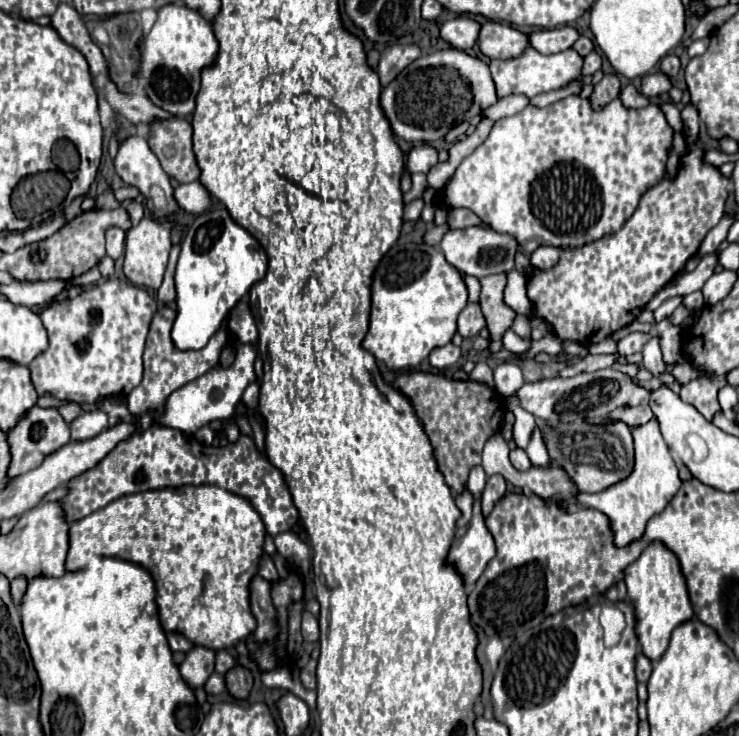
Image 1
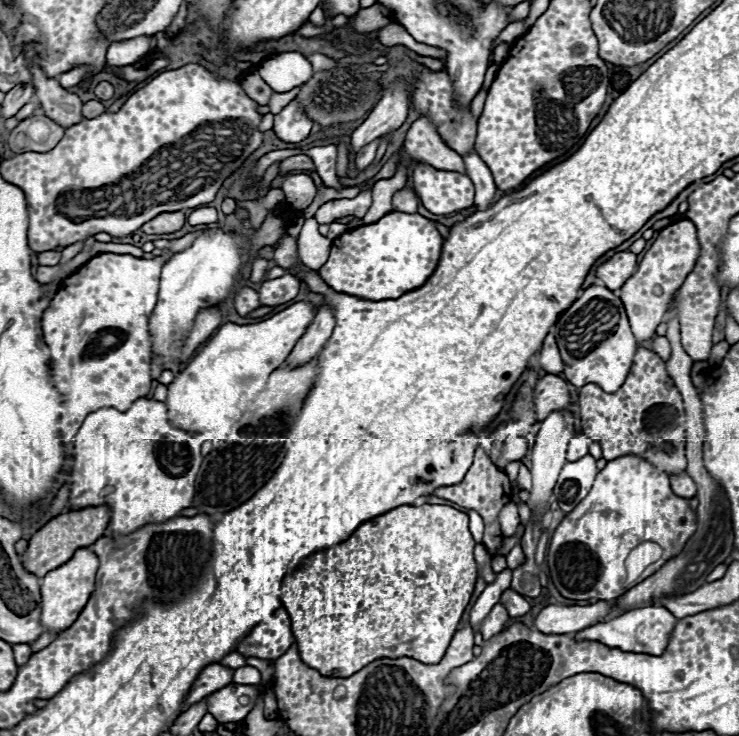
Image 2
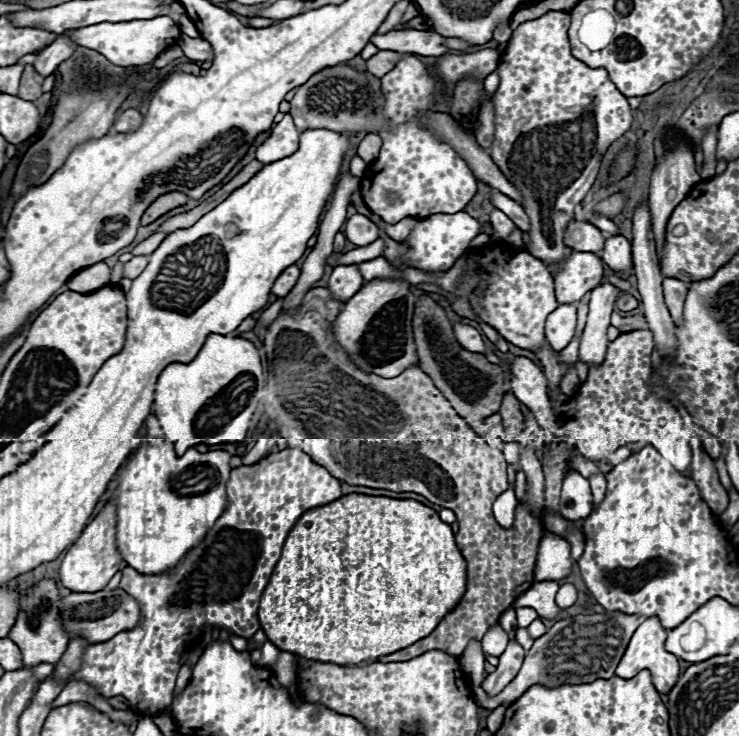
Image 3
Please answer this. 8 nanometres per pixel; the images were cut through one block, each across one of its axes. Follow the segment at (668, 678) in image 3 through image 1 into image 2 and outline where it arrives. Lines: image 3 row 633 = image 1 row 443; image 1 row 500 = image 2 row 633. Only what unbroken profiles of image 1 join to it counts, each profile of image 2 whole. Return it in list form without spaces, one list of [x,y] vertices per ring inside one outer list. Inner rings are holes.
[[[644,606],[644,608],[632,608],[632,610],[624,612],[622,616],[608,620],[608,622],[600,622],[596,626],[590,626],[588,630],[580,630],[576,634],[576,638],[604,642],[606,646],[620,648],[622,652],[642,652],[642,654],[660,656],[668,644],[674,624],[676,624],[676,618],[664,606]]]

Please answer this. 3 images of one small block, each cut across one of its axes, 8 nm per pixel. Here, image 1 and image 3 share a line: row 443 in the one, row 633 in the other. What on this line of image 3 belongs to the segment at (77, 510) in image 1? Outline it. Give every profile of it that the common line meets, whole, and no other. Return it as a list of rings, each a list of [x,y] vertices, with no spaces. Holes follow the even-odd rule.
[[[300,448],[282,450],[266,456],[258,464],[234,468],[226,490],[230,500],[228,510],[216,520],[216,526],[212,526],[208,538],[204,538],[204,542],[196,546],[196,550],[192,550],[192,554],[188,554],[184,562],[180,562],[180,570],[176,570],[176,574],[144,576],[132,568],[122,570],[120,588],[140,602],[140,608],[144,610],[144,622],[140,622],[136,630],[116,634],[116,638],[110,638],[108,642],[90,644],[84,652],[82,668],[72,676],[74,680],[80,678],[96,686],[106,698],[124,696],[134,710],[146,712],[146,716],[154,716],[156,712],[168,708],[172,702],[174,682],[180,670],[180,656],[184,648],[192,646],[198,640],[204,624],[226,628],[228,632],[234,632],[242,638],[252,638],[254,632],[260,630],[260,622],[256,616],[260,596],[280,558],[288,532],[304,512],[334,502],[342,496],[340,480],[330,476],[320,464],[312,462],[312,458]]]

